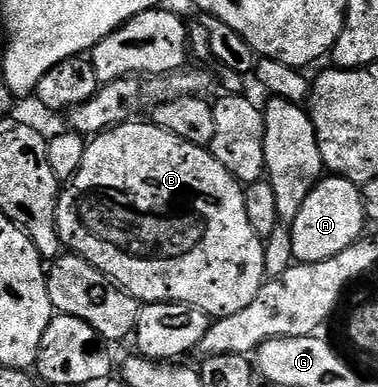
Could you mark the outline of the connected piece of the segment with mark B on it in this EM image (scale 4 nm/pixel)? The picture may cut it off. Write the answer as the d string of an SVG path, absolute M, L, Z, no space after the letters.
M141 119L126 121L123 125L116 125L114 129L106 129L105 132L96 134L86 144L83 167L79 167L73 180L62 188L61 197L57 201L57 230L62 246L103 271L103 275L110 277L120 289L145 305L190 305L203 311L211 319L243 311L243 307L247 307L247 303L251 303L251 299L259 295L261 286L267 280L265 241L255 231L255 227L251 227L251 219L247 219L243 185L228 173L226 167L216 161L206 146L192 145L179 139L179 135L171 135L171 131L152 123L144 125L143 122Z

